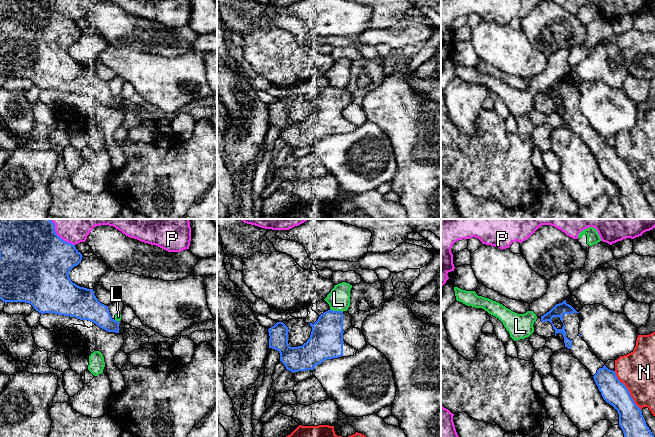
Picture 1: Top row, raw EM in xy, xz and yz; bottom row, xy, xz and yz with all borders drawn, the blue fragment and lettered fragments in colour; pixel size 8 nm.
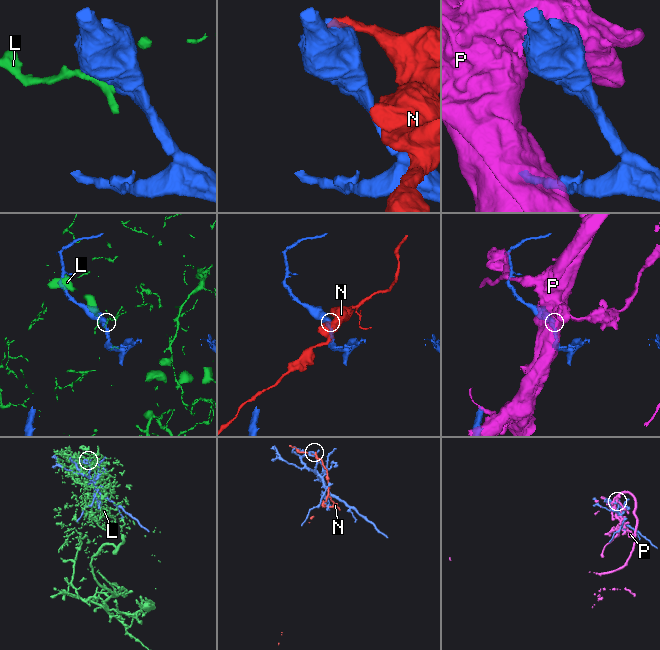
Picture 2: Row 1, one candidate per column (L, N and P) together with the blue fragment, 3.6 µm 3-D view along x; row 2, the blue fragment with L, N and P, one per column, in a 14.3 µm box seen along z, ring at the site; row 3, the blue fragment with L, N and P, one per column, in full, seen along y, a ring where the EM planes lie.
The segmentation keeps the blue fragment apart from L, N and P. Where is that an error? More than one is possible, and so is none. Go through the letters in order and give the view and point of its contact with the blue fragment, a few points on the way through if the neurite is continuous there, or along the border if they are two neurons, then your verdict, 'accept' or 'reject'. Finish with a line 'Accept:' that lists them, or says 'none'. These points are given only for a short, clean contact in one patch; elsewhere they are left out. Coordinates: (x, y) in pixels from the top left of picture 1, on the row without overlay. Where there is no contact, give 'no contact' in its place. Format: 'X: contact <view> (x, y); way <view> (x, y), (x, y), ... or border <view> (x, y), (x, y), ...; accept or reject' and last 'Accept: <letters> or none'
L: contact xz (336, 87); reject
N: contact yz (628, 166); reject
P: contact xy (60, 14); reject
Accept: none

